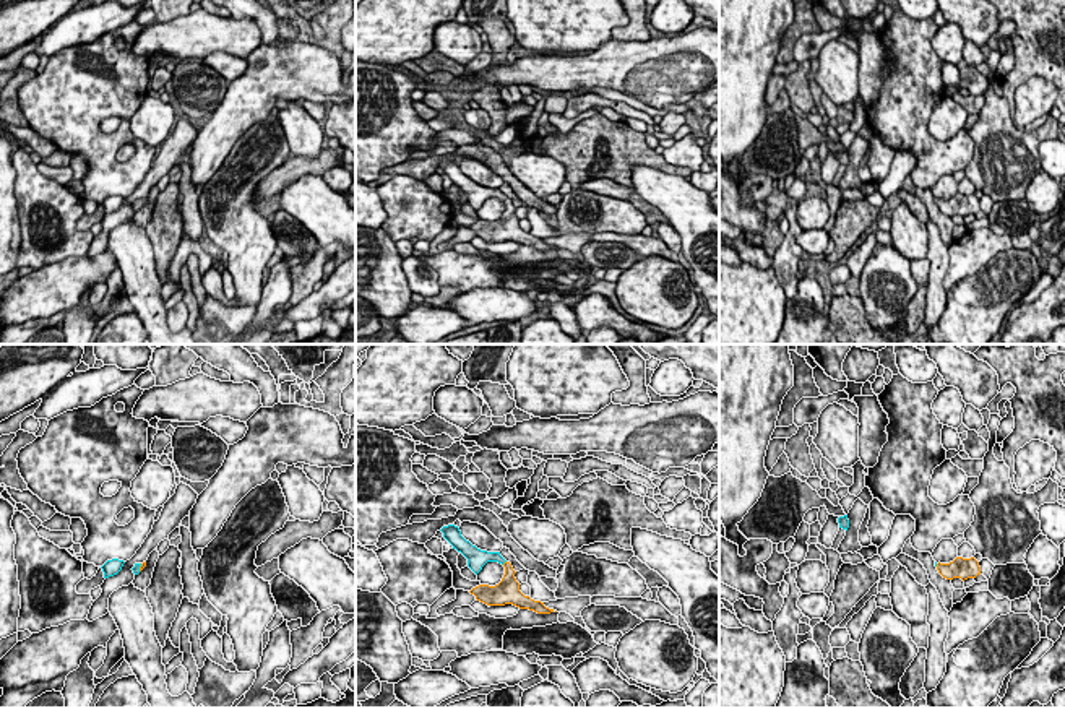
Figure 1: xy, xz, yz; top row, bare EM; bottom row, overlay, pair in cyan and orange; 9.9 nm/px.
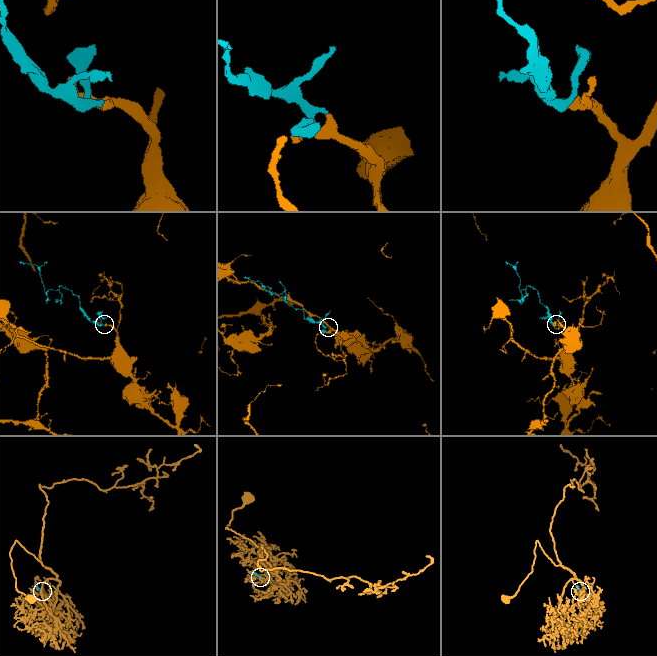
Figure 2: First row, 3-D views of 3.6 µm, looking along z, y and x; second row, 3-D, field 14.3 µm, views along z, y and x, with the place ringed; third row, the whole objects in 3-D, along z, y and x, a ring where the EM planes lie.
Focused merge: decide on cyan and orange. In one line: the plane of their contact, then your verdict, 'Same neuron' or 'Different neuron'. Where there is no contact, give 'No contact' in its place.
Touches cyan in xz. Same neuron

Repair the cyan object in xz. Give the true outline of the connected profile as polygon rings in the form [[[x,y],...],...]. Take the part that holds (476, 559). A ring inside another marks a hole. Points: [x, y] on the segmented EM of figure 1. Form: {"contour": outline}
{"contour": [[[455,525],[443,526],[440,531],[443,533],[443,537],[453,546],[453,549],[456,549],[458,552],[461,552],[468,559],[468,567],[476,575],[482,570],[482,567],[487,562],[498,562],[502,565],[507,562],[500,555],[500,552],[487,552],[487,550],[481,550],[476,546],[472,546],[469,541],[466,541],[461,536],[459,528],[455,526]]]}

